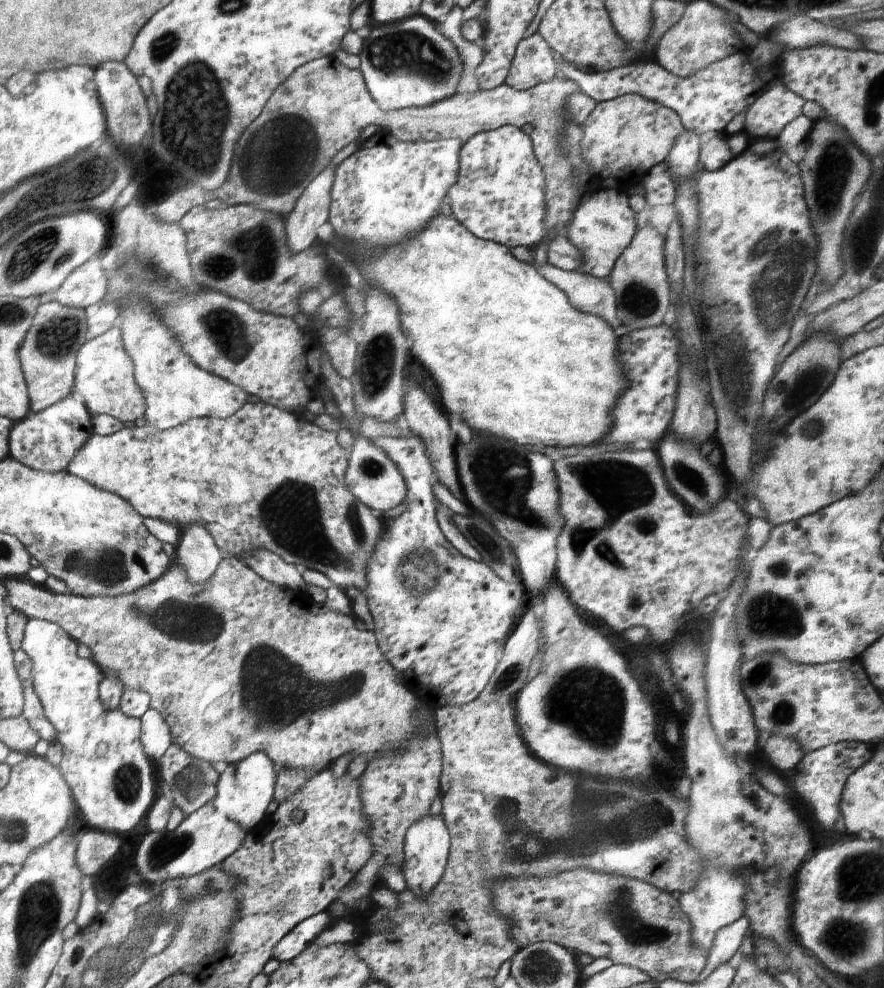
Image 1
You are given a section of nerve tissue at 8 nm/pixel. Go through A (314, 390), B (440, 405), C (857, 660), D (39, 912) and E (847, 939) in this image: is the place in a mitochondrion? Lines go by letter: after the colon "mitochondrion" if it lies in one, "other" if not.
A: other
B: other
C: other
D: mitochondrion
E: mitochondrion

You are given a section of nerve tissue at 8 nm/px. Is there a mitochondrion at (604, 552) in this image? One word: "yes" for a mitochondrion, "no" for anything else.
yes

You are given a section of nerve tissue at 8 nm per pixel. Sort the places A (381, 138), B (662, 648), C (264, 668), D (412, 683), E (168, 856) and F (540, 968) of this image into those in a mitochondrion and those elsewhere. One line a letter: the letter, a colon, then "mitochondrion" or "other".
A: other
B: other
C: mitochondrion
D: other
E: mitochondrion
F: mitochondrion

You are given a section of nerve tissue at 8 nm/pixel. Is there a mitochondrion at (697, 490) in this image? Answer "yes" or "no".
yes

